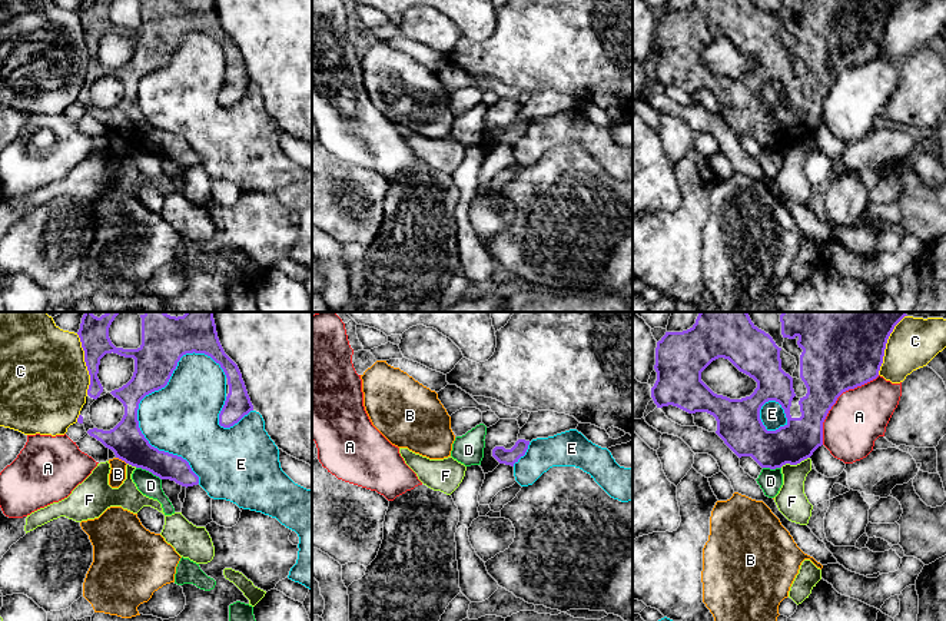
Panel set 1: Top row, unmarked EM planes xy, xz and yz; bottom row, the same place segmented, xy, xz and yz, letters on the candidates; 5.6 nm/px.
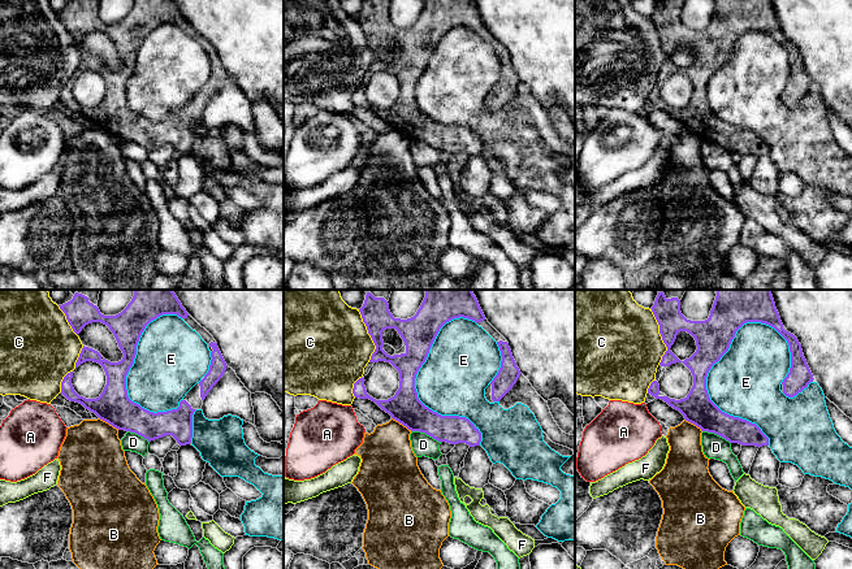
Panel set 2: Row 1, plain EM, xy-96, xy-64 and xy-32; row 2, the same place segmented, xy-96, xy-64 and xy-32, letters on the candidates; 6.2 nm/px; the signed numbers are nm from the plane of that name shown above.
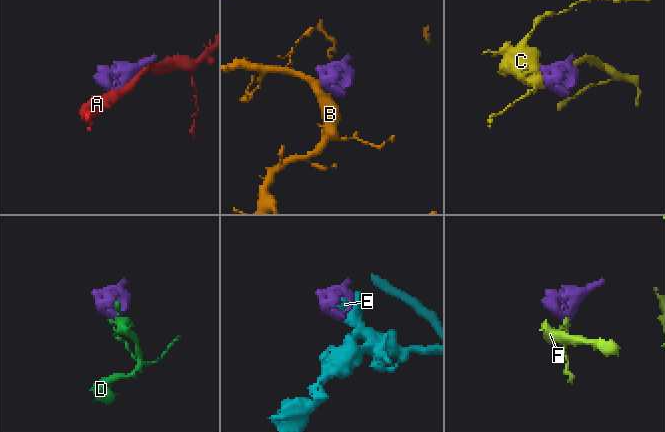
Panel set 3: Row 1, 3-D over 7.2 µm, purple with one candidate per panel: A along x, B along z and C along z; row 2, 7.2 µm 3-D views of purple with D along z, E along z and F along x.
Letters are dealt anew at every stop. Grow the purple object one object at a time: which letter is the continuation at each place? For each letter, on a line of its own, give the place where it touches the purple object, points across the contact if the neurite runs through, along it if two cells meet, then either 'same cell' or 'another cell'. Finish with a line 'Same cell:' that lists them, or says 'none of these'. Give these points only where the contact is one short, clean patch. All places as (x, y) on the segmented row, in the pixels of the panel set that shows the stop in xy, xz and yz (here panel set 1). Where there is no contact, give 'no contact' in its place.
A: meets purple in yz at (836, 399); another cell
B: meets purple in xy at (122, 460); another cell
C: meets purple in xy at (86, 364); another cell
D: meets purple in xy at (149, 471); border along xy (136, 467), (150, 471), (161, 480); another cell
E: meets purple in xy at (136, 419); another cell
F: meets purple in yz at (795, 464); border along yz (809, 457), (796, 464), (783, 464), (780, 467); another cell
Same cell: none of these

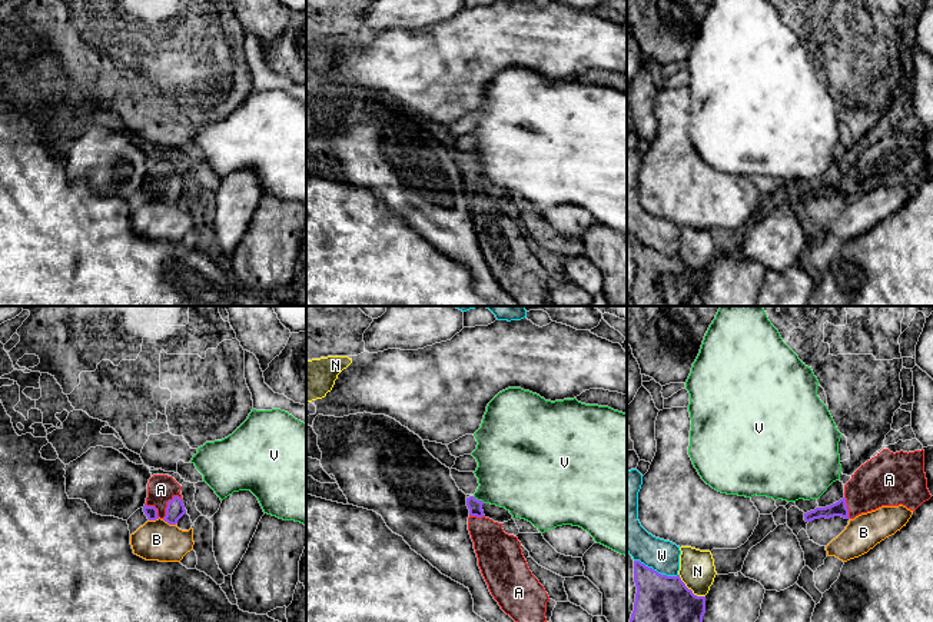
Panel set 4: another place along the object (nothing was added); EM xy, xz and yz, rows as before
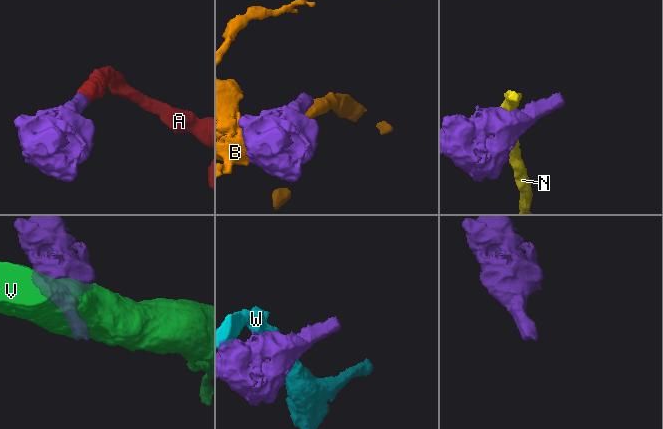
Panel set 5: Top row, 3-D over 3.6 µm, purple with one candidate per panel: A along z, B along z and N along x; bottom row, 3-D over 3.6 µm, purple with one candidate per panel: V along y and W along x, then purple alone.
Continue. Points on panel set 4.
A: meets purple in xy at (168, 505); runs through xy (175, 511), (168, 505), (160, 489); same cell
B: meets purple in xy at (169, 524); another cell
N: meets purple in yz at (690, 589); another cell
V: meets purple in xz at (477, 499); border along xz (472, 496), (484, 502); another cell
W: meets purple in yz at (656, 571); another cell
Same cell: A

